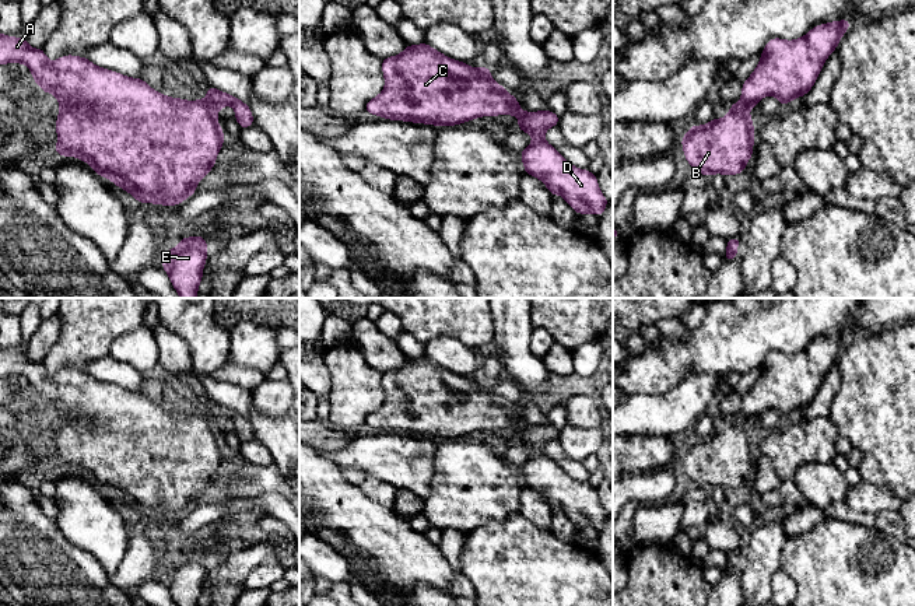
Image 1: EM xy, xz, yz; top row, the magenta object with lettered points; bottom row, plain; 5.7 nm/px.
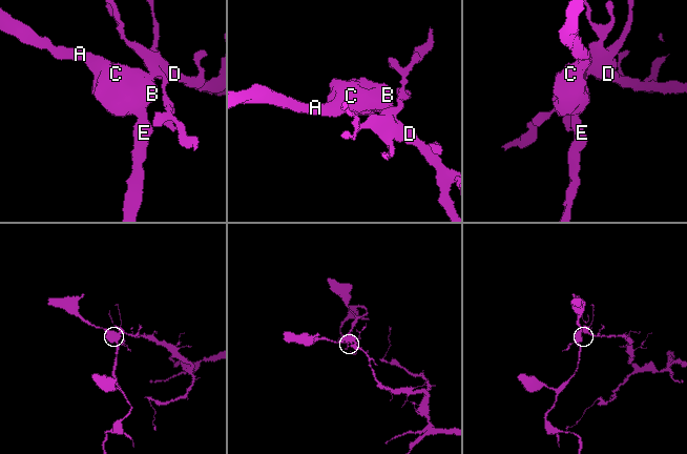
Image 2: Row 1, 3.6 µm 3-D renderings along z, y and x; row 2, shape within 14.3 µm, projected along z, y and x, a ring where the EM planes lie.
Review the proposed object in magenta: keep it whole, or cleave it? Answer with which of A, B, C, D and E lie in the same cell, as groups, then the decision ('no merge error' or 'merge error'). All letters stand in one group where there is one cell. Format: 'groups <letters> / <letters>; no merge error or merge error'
groups A B C E / D; merge error

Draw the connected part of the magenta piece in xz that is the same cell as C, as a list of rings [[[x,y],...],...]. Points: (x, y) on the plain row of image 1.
[[[406,358],[396,369],[382,372],[385,389],[383,404],[369,413],[365,424],[389,434],[404,434],[442,439],[456,439],[481,430],[512,428],[520,430],[523,424],[518,411],[495,396],[491,383],[481,379],[471,382],[467,376],[453,374],[430,358]]]

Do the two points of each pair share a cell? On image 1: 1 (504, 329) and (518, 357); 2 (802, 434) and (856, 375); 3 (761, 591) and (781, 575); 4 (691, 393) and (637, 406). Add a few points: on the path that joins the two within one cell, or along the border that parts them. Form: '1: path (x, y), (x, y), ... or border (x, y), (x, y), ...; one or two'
1: path (511, 336), (514, 350); one
2: border (828, 417), (840, 435); two
3: border (781, 568), (772, 578), (771, 591); two
4: path (677, 406), (651, 406); one

